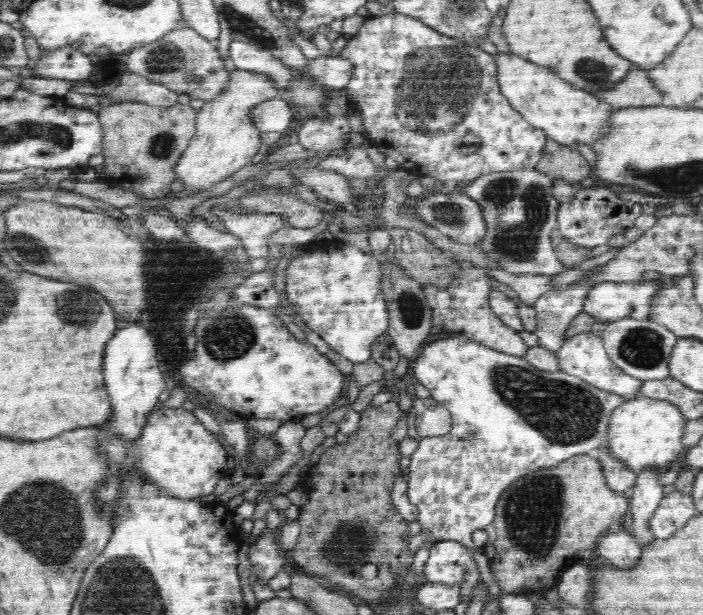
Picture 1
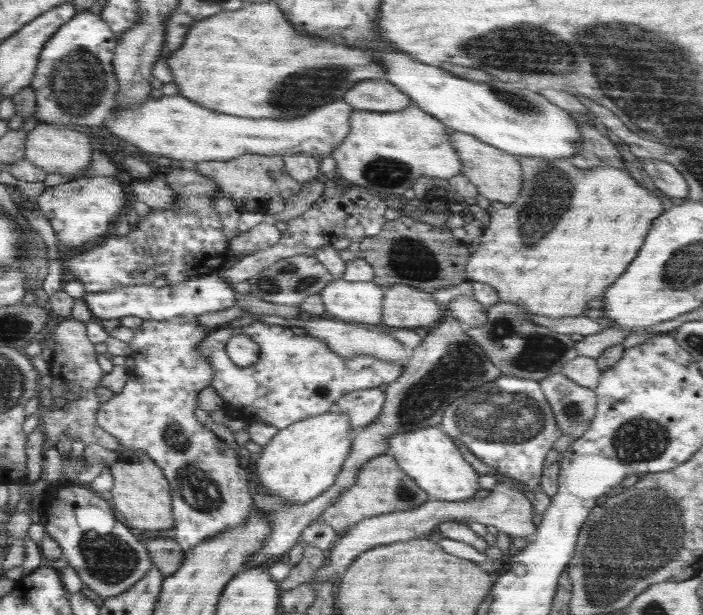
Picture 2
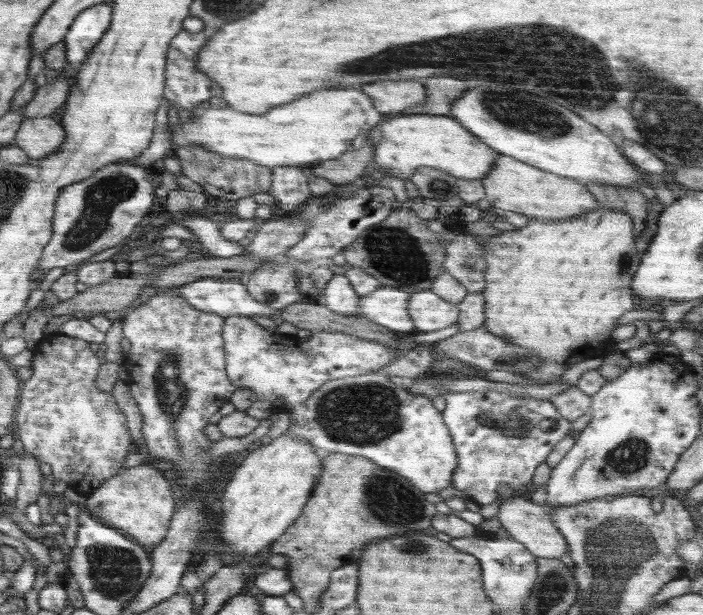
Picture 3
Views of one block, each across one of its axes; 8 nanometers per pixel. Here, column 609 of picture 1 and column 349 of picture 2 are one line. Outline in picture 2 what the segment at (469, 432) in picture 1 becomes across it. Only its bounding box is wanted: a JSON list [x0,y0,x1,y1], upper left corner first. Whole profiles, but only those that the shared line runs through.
[330,387,386,433]

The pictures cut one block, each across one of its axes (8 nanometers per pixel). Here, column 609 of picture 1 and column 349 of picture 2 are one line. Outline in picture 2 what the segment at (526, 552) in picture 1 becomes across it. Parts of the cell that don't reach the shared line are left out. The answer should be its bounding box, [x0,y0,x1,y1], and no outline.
[319,454,430,536]

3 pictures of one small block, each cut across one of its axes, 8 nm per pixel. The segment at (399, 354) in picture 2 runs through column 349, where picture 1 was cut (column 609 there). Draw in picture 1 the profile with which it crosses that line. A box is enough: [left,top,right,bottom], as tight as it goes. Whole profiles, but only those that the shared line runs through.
[600,318,679,381]

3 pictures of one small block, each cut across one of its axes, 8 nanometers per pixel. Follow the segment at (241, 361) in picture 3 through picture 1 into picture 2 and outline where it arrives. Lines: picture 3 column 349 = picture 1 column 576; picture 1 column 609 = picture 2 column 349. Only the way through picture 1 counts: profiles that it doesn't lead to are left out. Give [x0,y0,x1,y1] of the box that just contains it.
[196,321,405,430]

